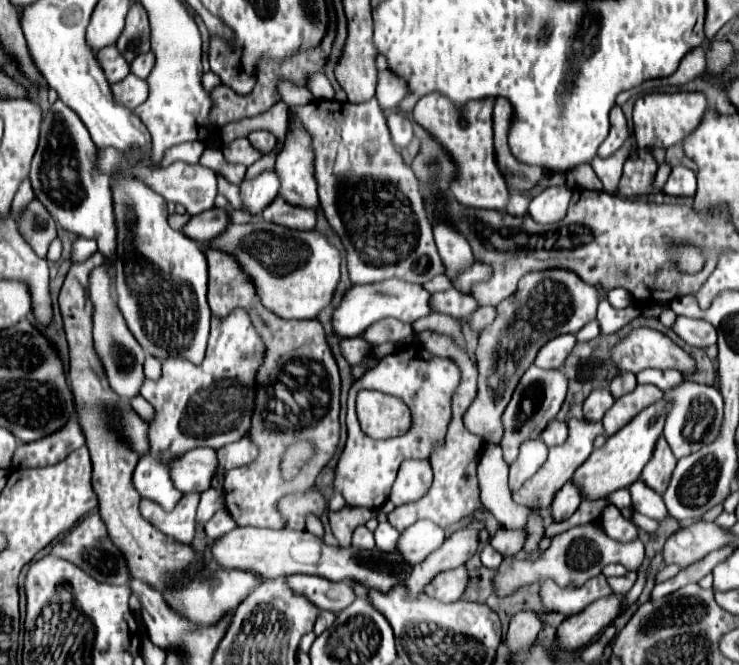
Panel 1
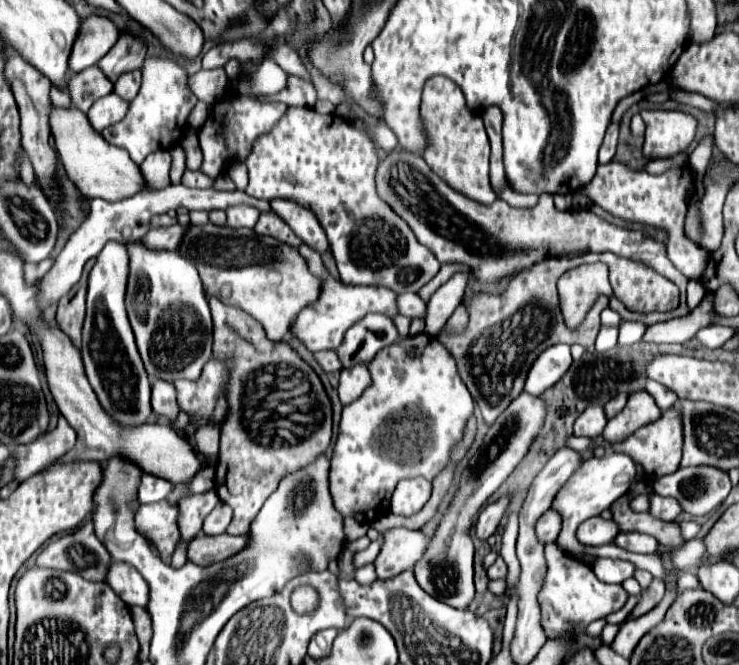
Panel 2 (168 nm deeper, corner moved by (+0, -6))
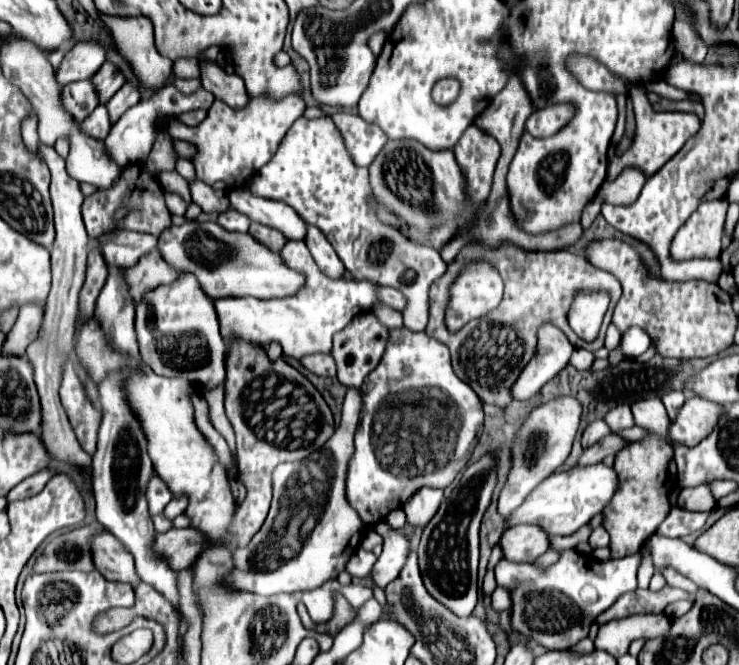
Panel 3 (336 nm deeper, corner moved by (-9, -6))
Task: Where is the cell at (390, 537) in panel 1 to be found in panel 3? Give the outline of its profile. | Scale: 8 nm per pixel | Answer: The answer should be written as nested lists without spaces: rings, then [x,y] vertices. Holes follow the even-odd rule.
[[[358,549],[358,551],[352,555],[352,559],[348,561],[346,571],[348,571],[350,575],[354,575],[354,577],[366,577],[366,575],[370,575],[374,563],[376,563],[374,553],[364,551],[364,549]]]

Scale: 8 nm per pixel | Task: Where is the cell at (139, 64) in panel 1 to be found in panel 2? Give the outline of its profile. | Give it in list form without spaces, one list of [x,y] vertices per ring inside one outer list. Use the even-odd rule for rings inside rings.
[[[137,69],[137,71],[121,75],[121,79],[115,81],[113,93],[121,95],[123,101],[133,101],[135,95],[139,93],[139,85],[141,85],[141,71]]]

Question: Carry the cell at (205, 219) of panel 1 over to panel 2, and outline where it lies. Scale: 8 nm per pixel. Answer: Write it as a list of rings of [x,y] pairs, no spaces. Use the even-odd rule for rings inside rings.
[[[181,225],[159,227],[159,229],[149,229],[149,233],[145,233],[139,243],[143,243],[147,249],[173,251],[181,243],[181,235],[183,235],[183,227]]]

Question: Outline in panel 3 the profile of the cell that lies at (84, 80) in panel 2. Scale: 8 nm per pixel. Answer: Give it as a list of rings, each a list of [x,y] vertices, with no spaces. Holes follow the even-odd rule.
[[[90,79],[64,85],[62,97],[66,111],[76,121],[84,121],[98,107],[98,91],[94,91],[94,83]]]

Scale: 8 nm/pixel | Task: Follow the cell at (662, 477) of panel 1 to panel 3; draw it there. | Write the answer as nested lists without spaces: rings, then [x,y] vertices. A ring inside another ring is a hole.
[[[690,397],[670,423],[668,439],[684,447],[696,447],[716,425],[722,405],[708,399]]]

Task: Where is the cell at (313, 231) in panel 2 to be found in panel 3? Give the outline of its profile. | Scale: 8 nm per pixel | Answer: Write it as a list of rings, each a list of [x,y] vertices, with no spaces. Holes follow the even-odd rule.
[[[306,225],[306,245],[316,261],[316,265],[330,277],[342,277],[344,275],[344,265],[338,259],[336,251],[332,249],[330,241],[326,239],[326,235],[322,235],[322,231],[318,231],[318,227],[310,227]]]

